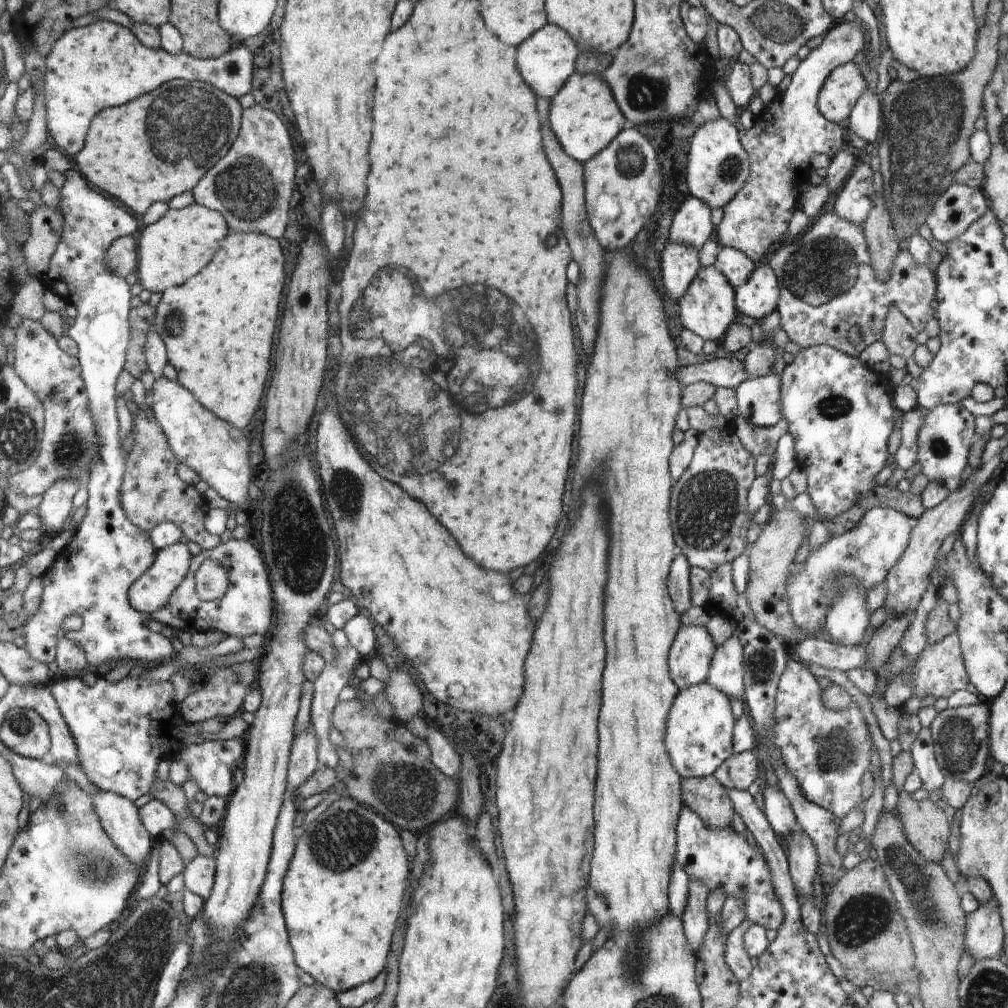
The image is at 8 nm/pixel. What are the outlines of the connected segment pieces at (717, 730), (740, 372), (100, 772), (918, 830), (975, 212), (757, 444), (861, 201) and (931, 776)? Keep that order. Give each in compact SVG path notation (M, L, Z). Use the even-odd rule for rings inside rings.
M707 681L689 686L678 694L671 706L671 714L667 717L666 748L675 769L687 778L704 778L713 775L727 758L732 756L732 730L734 728L734 716L730 712L728 695L722 690L716 690Z
M716 358L700 364L681 366L679 368L679 379L684 382L684 386L696 382L706 382L712 386L726 387L730 389L738 388L741 382L746 382L748 378L756 378L746 372L744 360L735 358Z
M59 674L50 684L54 696L58 699L60 710L70 724L70 730L76 738L82 769L89 780L102 790L110 790L122 794L136 802L142 796L152 793L152 786L156 782L158 768L162 760L177 759L185 762L189 774L194 778L199 788L209 797L231 798L236 792L236 768L243 762L247 754L247 739L244 735L234 740L212 740L209 734L188 736L186 728L188 721L184 712L180 710L176 700L176 686L171 681L155 681L146 678L127 676L120 682L112 683L105 678L99 678L94 687L88 686L81 675L63 676Z
M905 791L898 797L897 812L908 842L926 860L940 863L950 838L944 810L929 798L917 802Z
M952 184L935 202L935 208L928 212L926 223L933 238L939 239L942 244L950 244L972 222L976 222L990 210L989 200L982 190Z
M742 417L734 419L731 425L735 428L735 433L742 440L743 446L756 458L767 454L772 459L776 450L776 443L782 434L789 432L788 421L780 419L774 426L764 428L750 424Z
M868 153L858 157L862 163L856 165L853 173L842 184L842 188L835 193L835 213L860 227L864 218L870 214L872 200L877 194L872 180L875 166L870 164L870 158Z
M921 727L909 751L915 771L920 776L921 788L924 788L929 794L936 789L940 789L943 786L943 780L947 776L943 773L942 767L936 762L929 728Z

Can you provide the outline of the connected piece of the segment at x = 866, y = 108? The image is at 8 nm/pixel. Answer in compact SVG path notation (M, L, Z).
M870 87L859 98L858 104L852 109L851 121L844 124L846 134L856 134L866 140L866 144L874 144L880 139L881 132L881 99Z

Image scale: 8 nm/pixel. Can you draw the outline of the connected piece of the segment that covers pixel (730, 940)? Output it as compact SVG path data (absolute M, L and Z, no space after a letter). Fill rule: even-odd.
M744 919L740 926L736 926L732 932L729 932L726 936L726 948L724 958L728 968L732 971L732 974L736 976L739 982L744 982L750 972L752 972L752 960L750 960L749 954L744 948L744 934L748 928L752 926L752 922L748 919Z

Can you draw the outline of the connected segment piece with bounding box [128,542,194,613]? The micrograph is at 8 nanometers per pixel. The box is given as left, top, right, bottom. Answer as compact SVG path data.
M184 542L159 550L154 566L128 592L134 608L146 613L168 608L172 595L187 580L193 558Z

